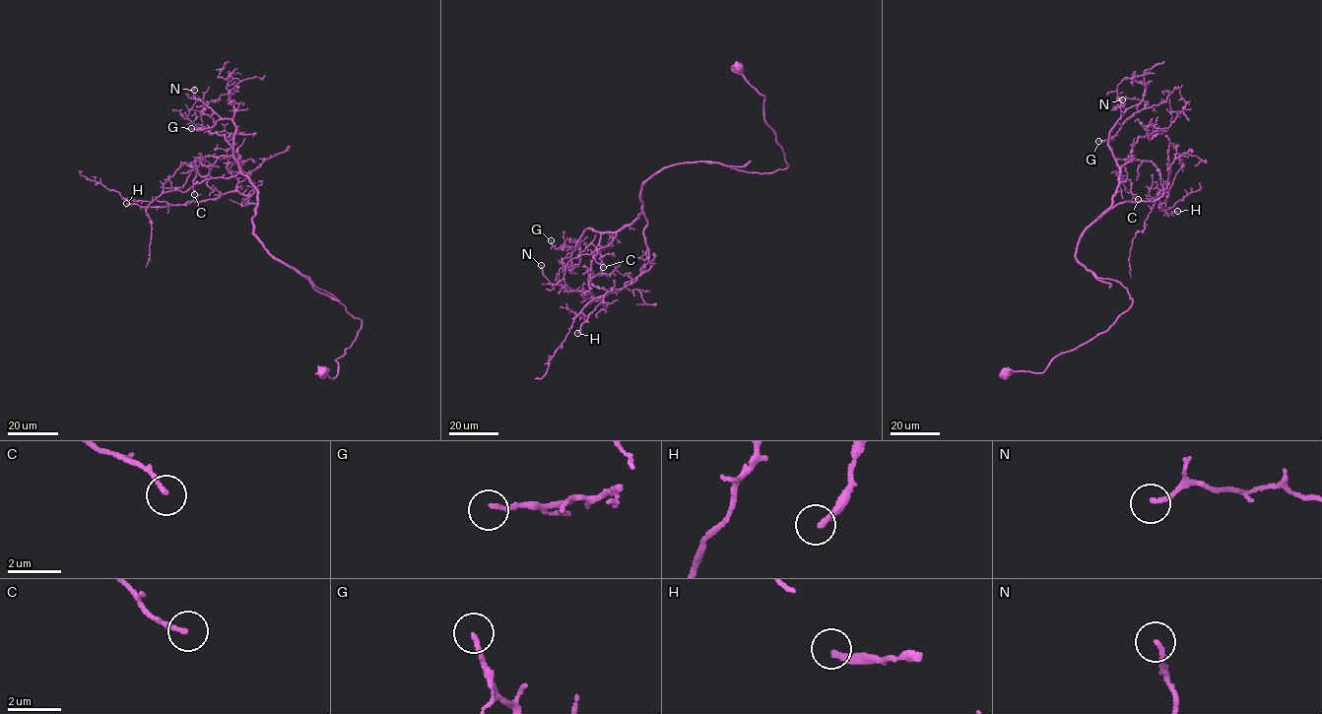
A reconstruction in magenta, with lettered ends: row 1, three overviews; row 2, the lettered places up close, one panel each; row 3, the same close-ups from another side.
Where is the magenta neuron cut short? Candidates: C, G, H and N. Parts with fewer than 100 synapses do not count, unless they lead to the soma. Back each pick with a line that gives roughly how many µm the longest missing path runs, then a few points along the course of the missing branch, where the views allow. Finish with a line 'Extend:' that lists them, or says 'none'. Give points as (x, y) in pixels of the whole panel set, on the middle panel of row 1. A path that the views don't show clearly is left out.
Extend: none

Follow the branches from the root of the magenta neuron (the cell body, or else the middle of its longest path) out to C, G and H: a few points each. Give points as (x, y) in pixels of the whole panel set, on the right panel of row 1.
C: (1005, 372), (1043, 372), (1128, 309), (1126, 288), (1075, 257), (1082, 232), (1112, 204), (1120, 173), (1138, 199)
G: (1005, 372), (1043, 372), (1132, 304), (1120, 283), (1075, 259), (1120, 174), (1108, 139), (1120, 124), (1098, 141)
H: (1005, 372), (1043, 372), (1132, 304), (1120, 283), (1077, 262), (1083, 231), (1166, 186), (1159, 208), (1177, 211)

